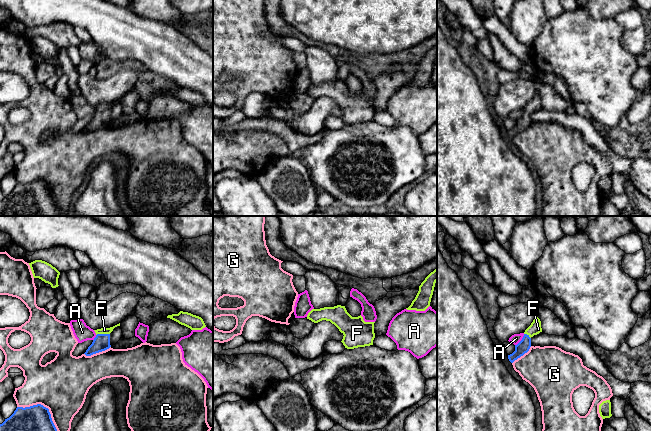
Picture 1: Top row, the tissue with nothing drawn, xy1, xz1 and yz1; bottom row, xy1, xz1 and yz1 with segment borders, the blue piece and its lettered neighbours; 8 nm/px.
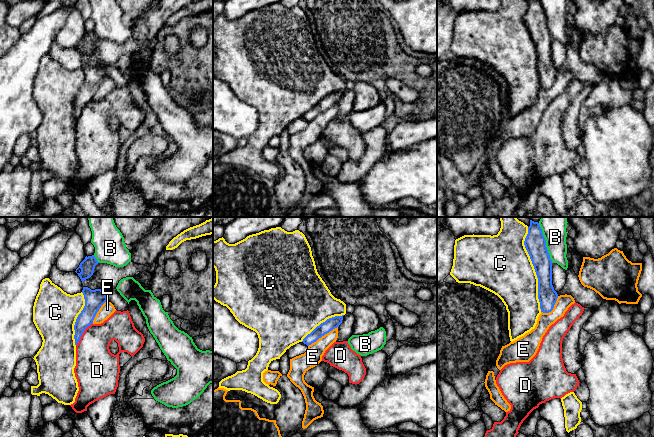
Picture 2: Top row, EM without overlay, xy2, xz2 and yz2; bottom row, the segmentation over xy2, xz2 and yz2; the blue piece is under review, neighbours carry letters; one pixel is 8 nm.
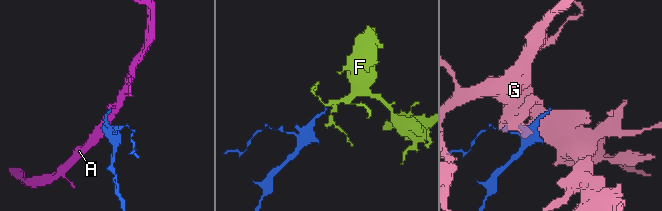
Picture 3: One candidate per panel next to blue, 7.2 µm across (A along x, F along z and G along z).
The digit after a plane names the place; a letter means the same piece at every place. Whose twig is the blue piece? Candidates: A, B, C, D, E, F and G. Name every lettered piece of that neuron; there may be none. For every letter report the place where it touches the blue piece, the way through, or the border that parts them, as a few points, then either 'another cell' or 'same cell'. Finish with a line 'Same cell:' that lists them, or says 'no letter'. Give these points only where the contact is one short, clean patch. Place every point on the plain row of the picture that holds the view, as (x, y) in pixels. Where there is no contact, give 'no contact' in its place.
A: meets blue in yz1 at (521, 116); border along yz1 (524, 110), (515, 121); another cell
B: meets blue in yz2 at (545, 19); another cell
C: meets blue in yz2 at (534, 44); another cell
D: meets blue in xy2 at (82, 109); another cell
E: meets blue in xz2 at (322, 111); border along xz2 (337, 102), (308, 122); another cell
F: meets blue in xy1 at (102, 110); runs through xy1 (101, 118), (102, 110), (103, 106); same cell
G: meets blue in xy1 at (45, 183); another cell
Same cell: F

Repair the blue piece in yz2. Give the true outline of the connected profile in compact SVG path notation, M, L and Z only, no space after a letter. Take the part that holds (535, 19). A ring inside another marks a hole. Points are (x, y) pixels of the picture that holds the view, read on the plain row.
M530 0L524 17L538 54L538 75L543 89L553 86L558 70L552 61L552 36L539 0Z

